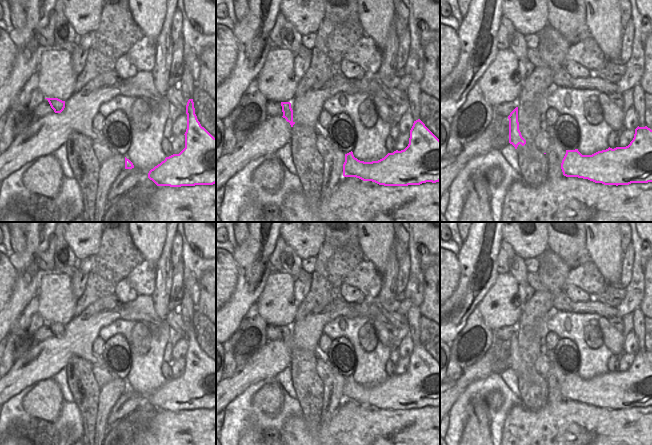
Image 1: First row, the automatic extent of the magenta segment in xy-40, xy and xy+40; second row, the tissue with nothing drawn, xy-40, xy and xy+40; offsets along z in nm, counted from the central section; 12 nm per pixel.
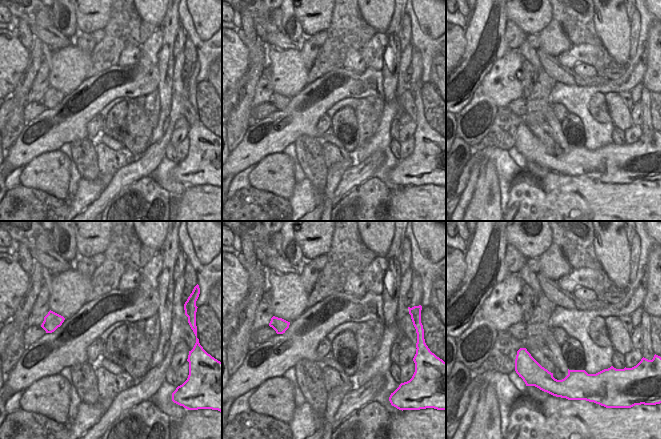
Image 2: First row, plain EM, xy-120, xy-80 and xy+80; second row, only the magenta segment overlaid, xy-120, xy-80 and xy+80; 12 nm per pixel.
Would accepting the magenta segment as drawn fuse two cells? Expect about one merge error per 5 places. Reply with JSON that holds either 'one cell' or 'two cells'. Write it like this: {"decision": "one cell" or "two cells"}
{"decision": "one cell"}

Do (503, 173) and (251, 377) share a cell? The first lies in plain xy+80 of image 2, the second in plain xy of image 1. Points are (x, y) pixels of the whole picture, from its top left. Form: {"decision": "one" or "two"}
{"decision": "two"}

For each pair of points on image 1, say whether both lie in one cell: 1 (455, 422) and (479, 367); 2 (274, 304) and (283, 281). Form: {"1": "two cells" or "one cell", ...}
{"1": "two cells", "2": "one cell"}

